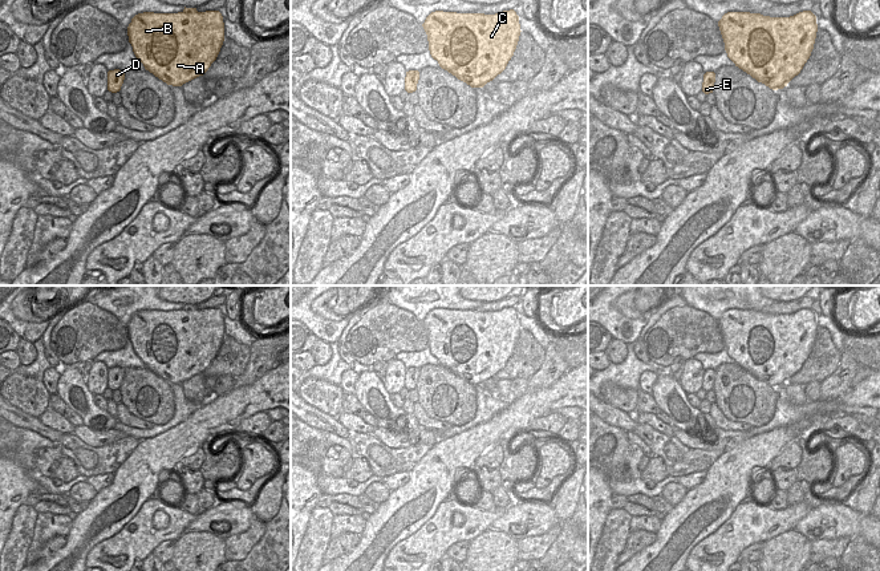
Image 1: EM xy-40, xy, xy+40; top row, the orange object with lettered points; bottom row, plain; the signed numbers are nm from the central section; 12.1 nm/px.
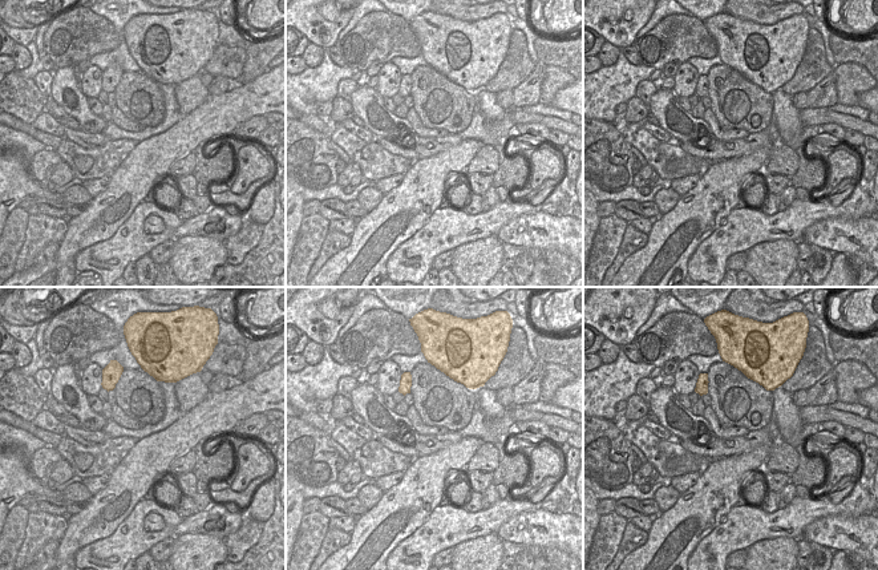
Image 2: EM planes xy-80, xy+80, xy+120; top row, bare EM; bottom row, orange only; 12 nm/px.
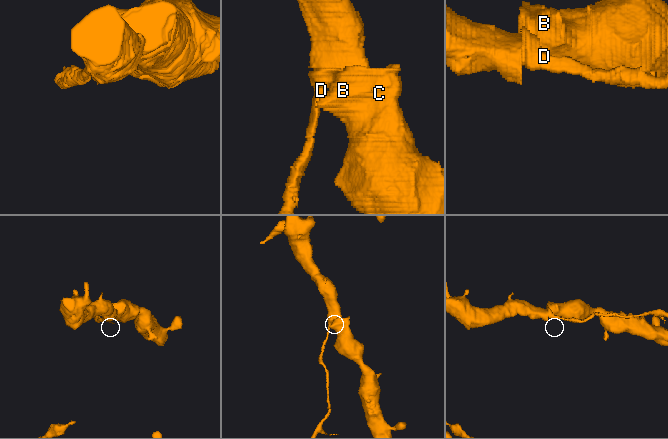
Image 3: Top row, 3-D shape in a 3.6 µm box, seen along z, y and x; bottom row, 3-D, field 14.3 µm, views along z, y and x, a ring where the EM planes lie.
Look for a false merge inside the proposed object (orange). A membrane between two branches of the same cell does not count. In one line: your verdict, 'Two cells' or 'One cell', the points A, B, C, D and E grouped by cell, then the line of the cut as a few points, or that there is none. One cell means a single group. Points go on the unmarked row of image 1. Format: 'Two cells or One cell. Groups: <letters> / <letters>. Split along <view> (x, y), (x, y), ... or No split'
Two cells. Groups: A B C D / E. Split along xy (410, 369), (416, 373), (414, 388)

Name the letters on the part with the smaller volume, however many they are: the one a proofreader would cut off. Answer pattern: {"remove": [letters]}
{"remove": ["E"]}

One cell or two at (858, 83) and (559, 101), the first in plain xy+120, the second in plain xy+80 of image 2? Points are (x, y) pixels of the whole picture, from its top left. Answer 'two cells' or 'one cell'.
two cells

